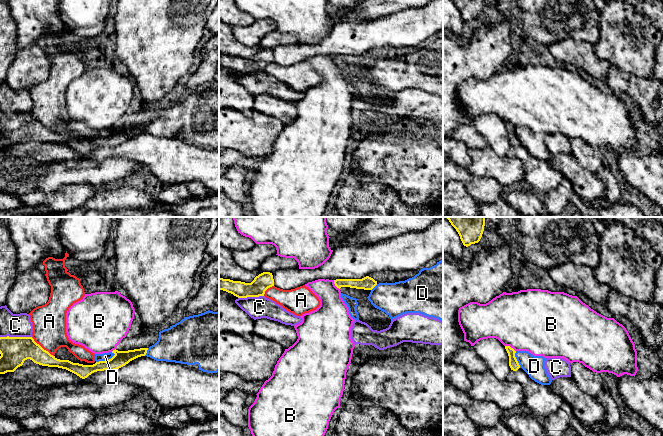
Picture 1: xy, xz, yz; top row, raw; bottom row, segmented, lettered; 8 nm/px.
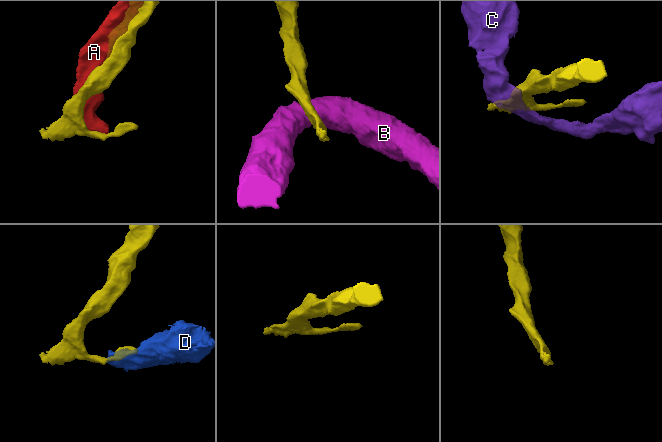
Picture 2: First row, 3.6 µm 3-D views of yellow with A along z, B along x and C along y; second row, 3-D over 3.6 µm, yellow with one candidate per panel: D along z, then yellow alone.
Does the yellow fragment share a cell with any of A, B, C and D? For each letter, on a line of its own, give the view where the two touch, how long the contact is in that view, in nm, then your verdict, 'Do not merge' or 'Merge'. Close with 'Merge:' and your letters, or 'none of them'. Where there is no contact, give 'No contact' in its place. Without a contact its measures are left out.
A: Touches yellow in xy. Shared border 240 nm. Do not merge
B: Touches yellow in yz. Shared border 100 nm. Do not merge
C: Touches yellow in xy. Shared border 260 nm. Do not merge
D: Touches yellow in xy. Shared border 170 nm. Do not merge
Merge: none of them

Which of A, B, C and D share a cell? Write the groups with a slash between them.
A D / B / C

